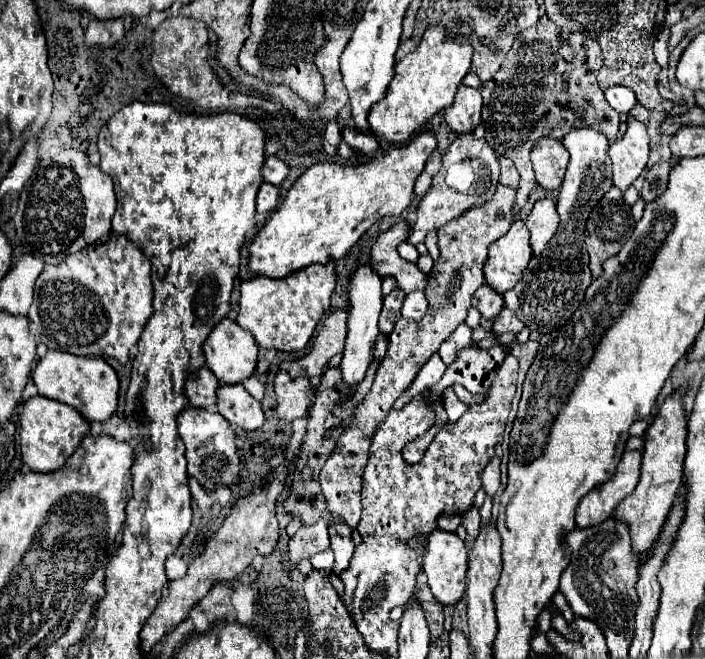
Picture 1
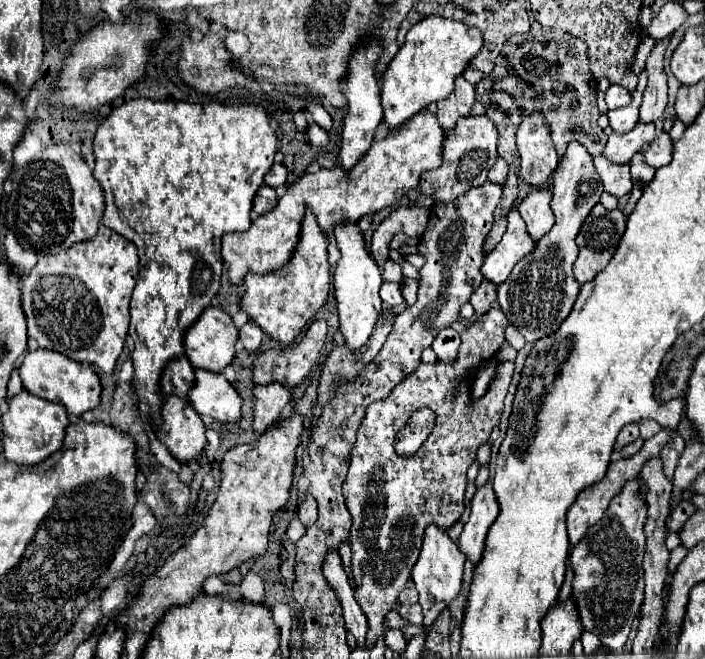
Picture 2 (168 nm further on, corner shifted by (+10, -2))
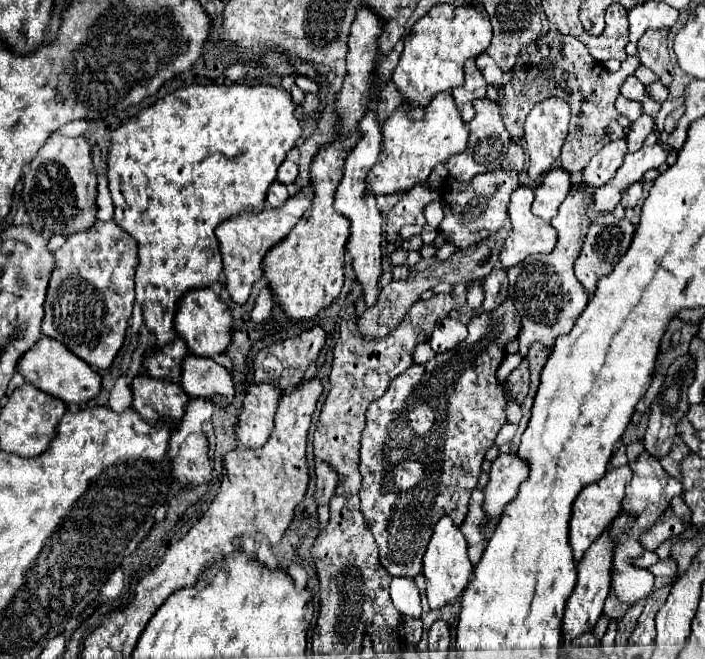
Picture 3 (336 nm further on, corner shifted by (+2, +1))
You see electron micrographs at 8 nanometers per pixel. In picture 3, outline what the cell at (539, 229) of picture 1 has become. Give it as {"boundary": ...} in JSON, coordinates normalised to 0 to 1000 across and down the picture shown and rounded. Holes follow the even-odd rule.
{"boundary":[[[782,255],[770,276],[759,285],[756,325],[782,337],[790,328],[790,316],[804,300],[810,282],[810,264],[801,255]]]}

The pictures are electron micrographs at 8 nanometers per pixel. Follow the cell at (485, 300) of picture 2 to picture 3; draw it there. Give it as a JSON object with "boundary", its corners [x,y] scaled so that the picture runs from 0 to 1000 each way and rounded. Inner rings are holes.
{"boundary":[[[702,407],[691,422],[688,422],[688,455],[685,455],[685,470],[699,470],[705,467],[716,452],[719,452],[719,413],[713,407]]]}

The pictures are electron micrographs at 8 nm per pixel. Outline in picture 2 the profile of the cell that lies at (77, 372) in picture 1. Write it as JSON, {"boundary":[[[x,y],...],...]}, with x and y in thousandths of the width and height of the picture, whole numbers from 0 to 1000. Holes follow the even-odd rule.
{"boundary":[[[52,530],[47,536],[38,536],[30,557],[27,557],[27,569],[30,569],[33,587],[41,596],[47,596],[58,605],[92,615],[92,621],[101,630],[118,630],[121,624],[132,624],[135,618],[140,618],[140,612],[143,612],[146,587],[140,581],[138,566],[129,557],[101,548],[98,542],[92,542],[81,533]]]}

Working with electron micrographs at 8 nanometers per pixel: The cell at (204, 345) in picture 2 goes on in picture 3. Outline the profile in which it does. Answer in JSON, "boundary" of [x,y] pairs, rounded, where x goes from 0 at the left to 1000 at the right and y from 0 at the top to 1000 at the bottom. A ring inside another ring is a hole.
{"boundary":[[[274,440],[274,446],[262,446],[257,455],[257,470],[251,470],[251,507],[262,516],[268,525],[268,534],[277,540],[302,540],[319,534],[319,528],[328,519],[328,476],[319,458],[311,455],[311,449],[296,440]]]}

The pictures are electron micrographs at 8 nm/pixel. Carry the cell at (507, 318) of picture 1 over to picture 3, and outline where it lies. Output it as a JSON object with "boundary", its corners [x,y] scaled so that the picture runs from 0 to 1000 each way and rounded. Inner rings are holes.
{"boundary":[[[699,470],[699,473],[682,473],[677,480],[668,483],[665,489],[665,510],[662,516],[657,516],[645,531],[634,531],[631,537],[620,537],[614,540],[609,549],[603,552],[586,552],[580,561],[574,561],[572,568],[566,568],[555,583],[552,583],[552,592],[546,601],[540,601],[535,610],[529,610],[521,622],[521,640],[518,640],[518,653],[512,656],[512,698],[509,698],[509,716],[515,722],[515,734],[512,734],[512,777],[515,783],[521,786],[521,798],[526,804],[526,810],[532,813],[535,819],[535,829],[538,829],[538,850],[540,856],[546,859],[546,865],[555,871],[555,874],[572,874],[572,877],[589,877],[597,862],[600,862],[600,841],[606,835],[606,825],[609,825],[609,816],[614,810],[614,798],[620,795],[620,789],[631,780],[637,780],[645,795],[651,798],[662,780],[662,765],[665,765],[665,753],[671,747],[671,741],[677,737],[677,728],[679,728],[679,719],[682,719],[682,704],[688,698],[688,686],[702,674],[702,662],[705,656],[711,653],[711,646],[719,640],[716,634],[716,595],[722,595],[730,607],[742,610],[748,595],[750,595],[750,552],[748,546],[742,546],[719,574],[716,583],[708,583],[705,580],[705,558],[716,540],[716,525],[719,519],[725,519],[728,513],[733,513],[736,501],[739,501],[739,483],[736,476],[730,473],[713,473],[713,470]]]}

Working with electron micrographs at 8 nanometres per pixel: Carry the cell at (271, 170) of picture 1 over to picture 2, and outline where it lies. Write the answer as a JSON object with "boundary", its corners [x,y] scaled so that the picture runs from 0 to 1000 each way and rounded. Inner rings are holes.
{"boundary":[[[387,247],[387,253],[379,259],[376,266],[376,281],[382,284],[396,284],[396,281],[404,281],[404,272],[407,272],[407,256],[404,250],[399,247]]]}

